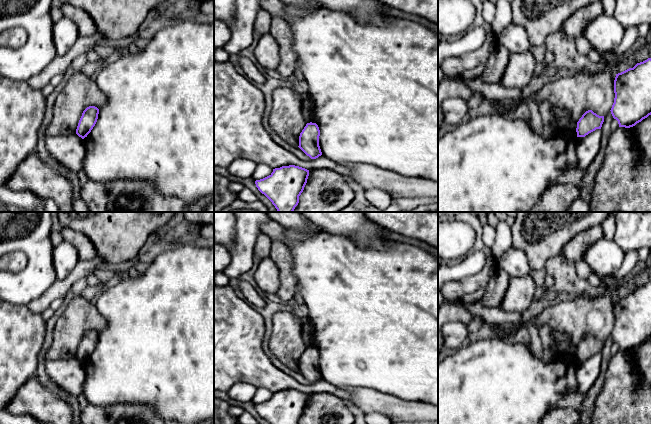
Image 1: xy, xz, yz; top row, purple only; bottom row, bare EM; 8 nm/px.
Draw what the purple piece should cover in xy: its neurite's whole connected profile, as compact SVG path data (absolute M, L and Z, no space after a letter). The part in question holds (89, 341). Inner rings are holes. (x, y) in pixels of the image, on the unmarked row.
M95 330L87 331L79 344L76 358L84 363L91 356L98 343L99 333Z

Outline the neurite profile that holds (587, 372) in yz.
M596 353L585 361L577 361L577 393L585 395L593 386L600 374L601 361L601 353Z

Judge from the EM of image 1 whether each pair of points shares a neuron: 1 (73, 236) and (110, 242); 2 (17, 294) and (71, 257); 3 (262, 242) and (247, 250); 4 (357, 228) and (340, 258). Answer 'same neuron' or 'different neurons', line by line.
1: different neurons
2: different neurons
3: different neurons
4: different neurons

